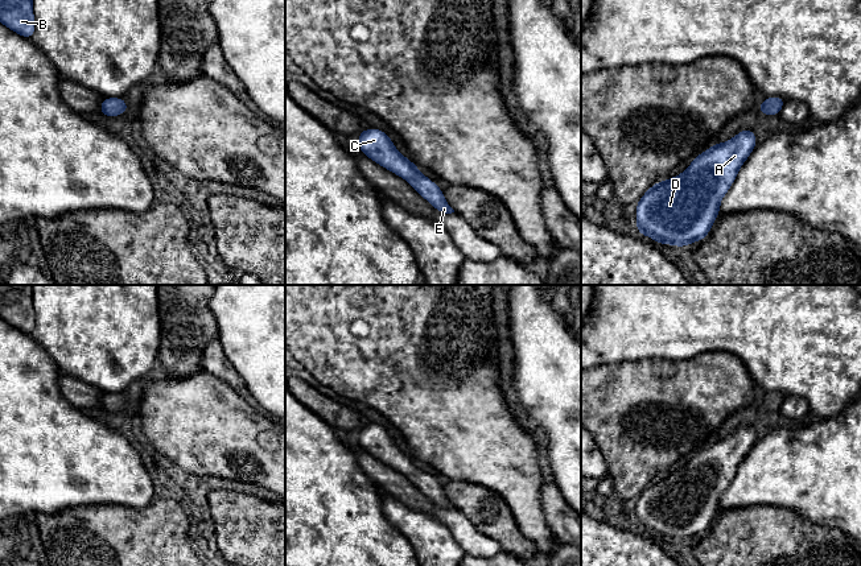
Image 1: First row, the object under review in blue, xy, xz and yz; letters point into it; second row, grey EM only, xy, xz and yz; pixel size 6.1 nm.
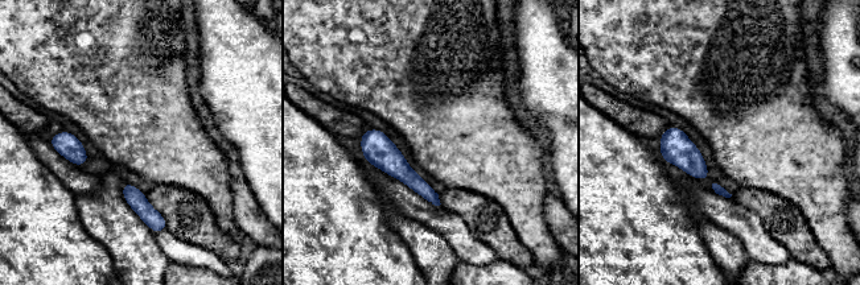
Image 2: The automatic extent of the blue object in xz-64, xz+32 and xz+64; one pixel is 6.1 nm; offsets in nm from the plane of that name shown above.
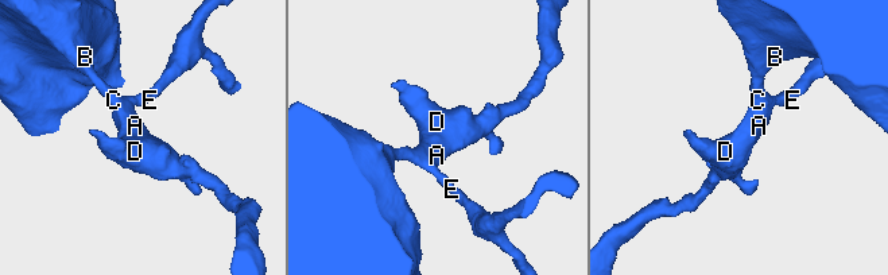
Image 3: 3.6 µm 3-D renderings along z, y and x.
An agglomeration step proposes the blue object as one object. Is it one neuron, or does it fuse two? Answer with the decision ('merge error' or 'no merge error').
no merge error

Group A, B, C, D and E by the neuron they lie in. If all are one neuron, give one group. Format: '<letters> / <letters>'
A B C D E

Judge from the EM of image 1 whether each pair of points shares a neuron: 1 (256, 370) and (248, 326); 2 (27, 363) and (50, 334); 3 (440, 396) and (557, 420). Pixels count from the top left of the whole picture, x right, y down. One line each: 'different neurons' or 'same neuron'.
1: same neuron
2: different neurons
3: different neurons

